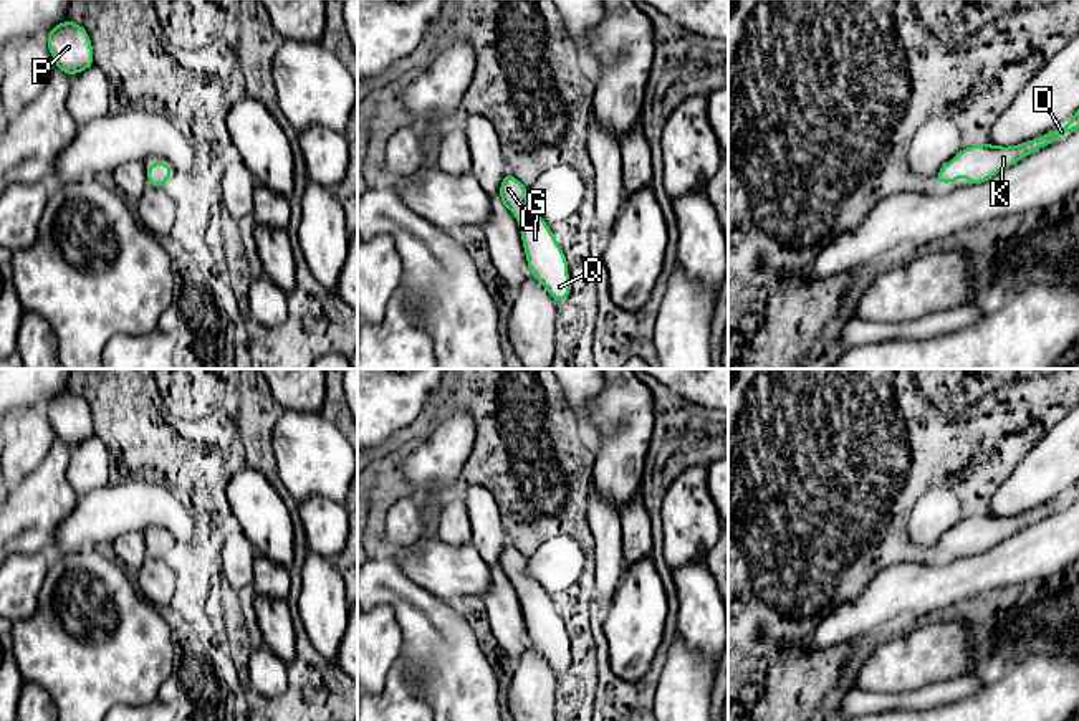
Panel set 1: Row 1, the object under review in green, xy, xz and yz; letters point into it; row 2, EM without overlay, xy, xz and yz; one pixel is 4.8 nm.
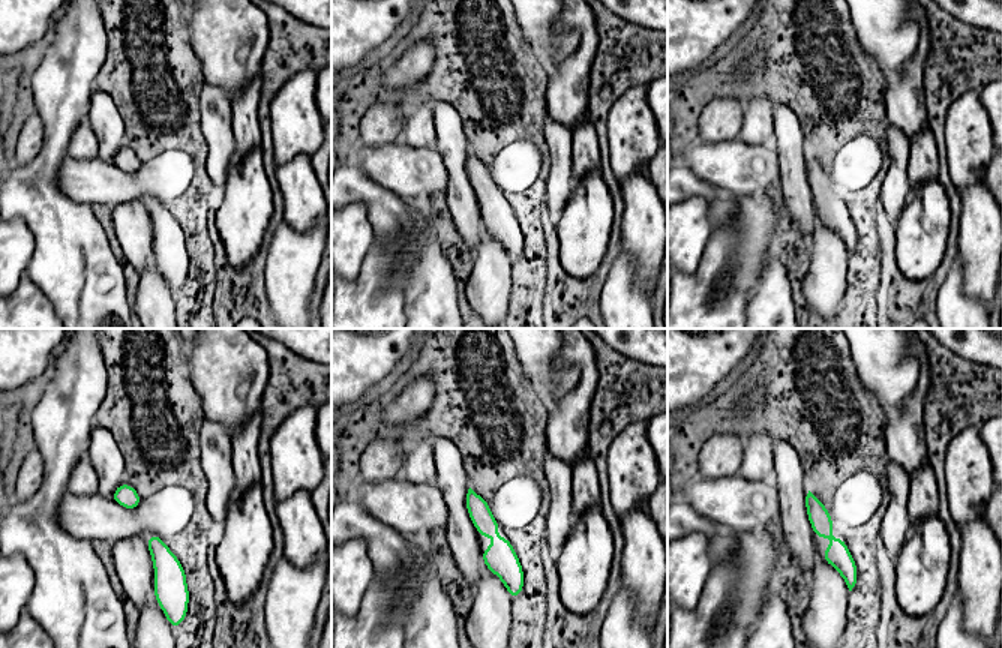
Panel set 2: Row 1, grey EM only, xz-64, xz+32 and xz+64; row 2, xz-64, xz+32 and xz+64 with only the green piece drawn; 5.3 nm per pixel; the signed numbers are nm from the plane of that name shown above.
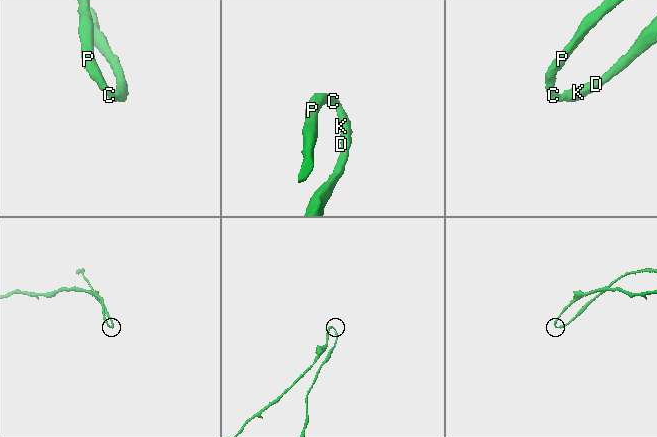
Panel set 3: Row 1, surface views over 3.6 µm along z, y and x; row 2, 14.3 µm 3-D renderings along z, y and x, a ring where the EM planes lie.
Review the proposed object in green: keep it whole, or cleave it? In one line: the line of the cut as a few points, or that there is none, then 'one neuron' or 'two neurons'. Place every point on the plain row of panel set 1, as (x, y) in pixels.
no cut | one neuron

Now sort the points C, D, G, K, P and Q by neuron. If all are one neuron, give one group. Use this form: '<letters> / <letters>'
C D G K P Q

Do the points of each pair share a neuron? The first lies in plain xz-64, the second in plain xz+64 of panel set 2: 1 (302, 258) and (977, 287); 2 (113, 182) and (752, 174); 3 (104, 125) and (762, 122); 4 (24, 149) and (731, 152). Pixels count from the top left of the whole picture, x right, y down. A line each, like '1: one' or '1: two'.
1: two
2: one
3: two
4: two

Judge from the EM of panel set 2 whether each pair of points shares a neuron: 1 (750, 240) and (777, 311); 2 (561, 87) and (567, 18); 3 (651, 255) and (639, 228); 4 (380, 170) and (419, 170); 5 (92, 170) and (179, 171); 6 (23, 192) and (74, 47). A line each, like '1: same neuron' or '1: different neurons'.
1: different neurons
2: same neuron
3: same neuron
4: same neuron
5: same neuron
6: same neuron

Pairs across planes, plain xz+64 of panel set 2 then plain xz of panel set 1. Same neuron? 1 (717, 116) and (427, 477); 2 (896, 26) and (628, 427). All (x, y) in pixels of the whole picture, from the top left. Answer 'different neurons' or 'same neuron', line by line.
1: different neurons
2: different neurons

